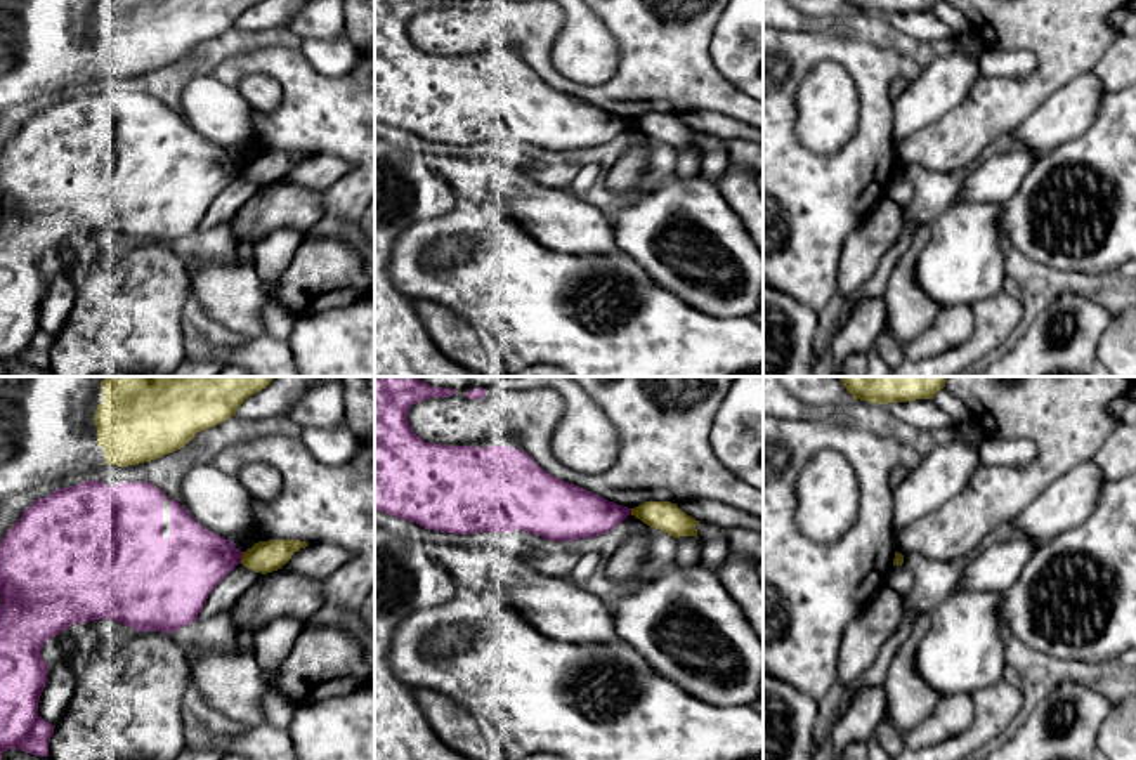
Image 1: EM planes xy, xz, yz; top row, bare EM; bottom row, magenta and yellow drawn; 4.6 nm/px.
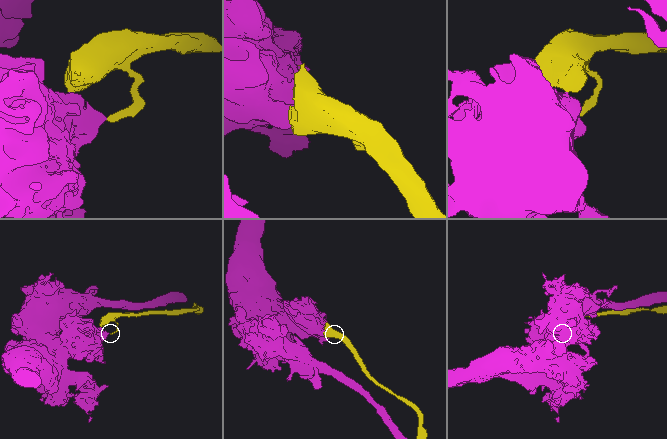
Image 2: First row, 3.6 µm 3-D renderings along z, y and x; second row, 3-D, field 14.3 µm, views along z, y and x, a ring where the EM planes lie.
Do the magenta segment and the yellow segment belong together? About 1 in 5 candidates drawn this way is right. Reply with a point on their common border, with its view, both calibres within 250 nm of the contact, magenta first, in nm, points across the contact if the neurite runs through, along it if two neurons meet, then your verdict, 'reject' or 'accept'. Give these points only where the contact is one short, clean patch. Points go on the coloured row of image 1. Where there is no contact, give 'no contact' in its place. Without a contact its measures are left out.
xy (240, 557) | 320/150 nm | reject

